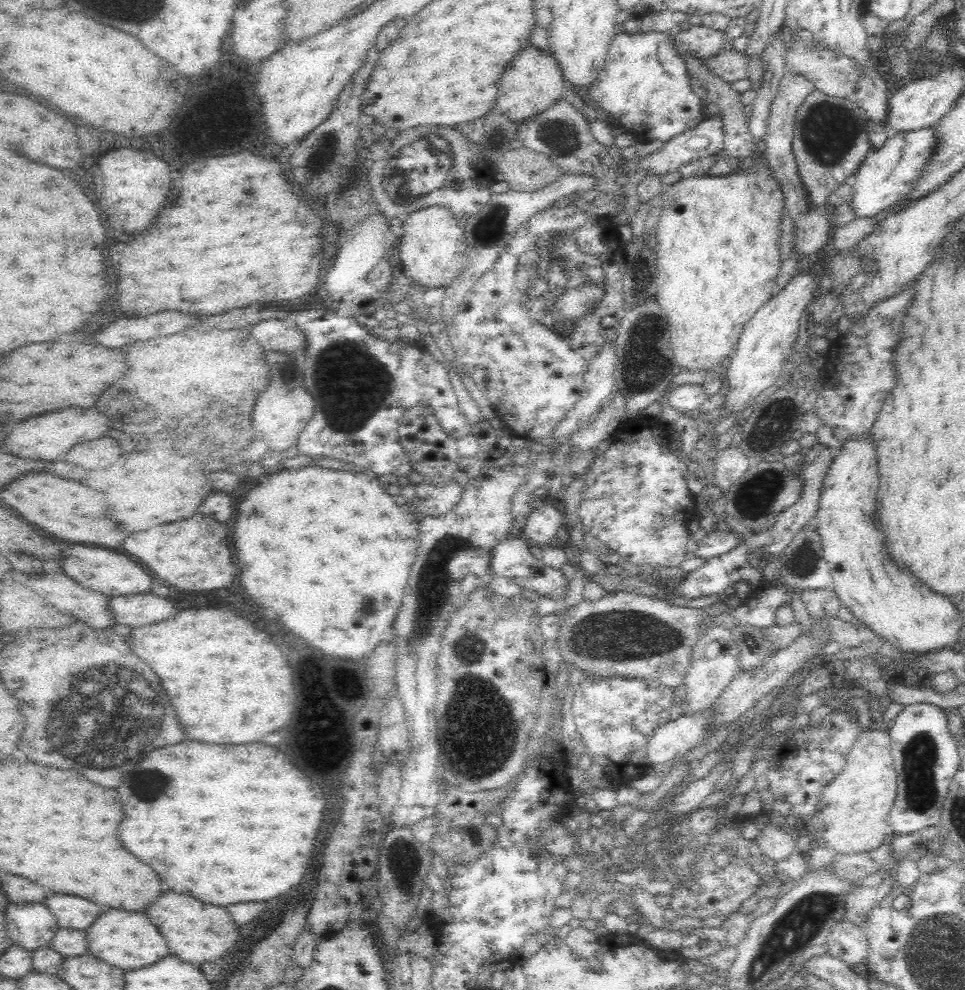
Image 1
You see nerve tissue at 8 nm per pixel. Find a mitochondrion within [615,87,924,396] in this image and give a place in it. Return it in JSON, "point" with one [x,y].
{"point":[828,134]}

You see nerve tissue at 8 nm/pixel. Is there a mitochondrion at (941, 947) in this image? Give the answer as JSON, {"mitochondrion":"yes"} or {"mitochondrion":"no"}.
{"mitochondrion":"yes"}

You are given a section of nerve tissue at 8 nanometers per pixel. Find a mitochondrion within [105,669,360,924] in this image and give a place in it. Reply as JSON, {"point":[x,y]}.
{"point":[154,782]}

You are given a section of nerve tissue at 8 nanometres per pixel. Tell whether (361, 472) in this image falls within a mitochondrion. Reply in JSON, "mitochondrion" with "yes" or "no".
{"mitochondrion":"no"}

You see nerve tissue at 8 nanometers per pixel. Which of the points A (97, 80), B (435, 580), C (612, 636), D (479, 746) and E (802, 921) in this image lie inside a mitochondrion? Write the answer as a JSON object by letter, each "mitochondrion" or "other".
{"A":"other","B":"mitochondrion","C":"mitochondrion","D":"mitochondrion","E":"mitochondrion"}

